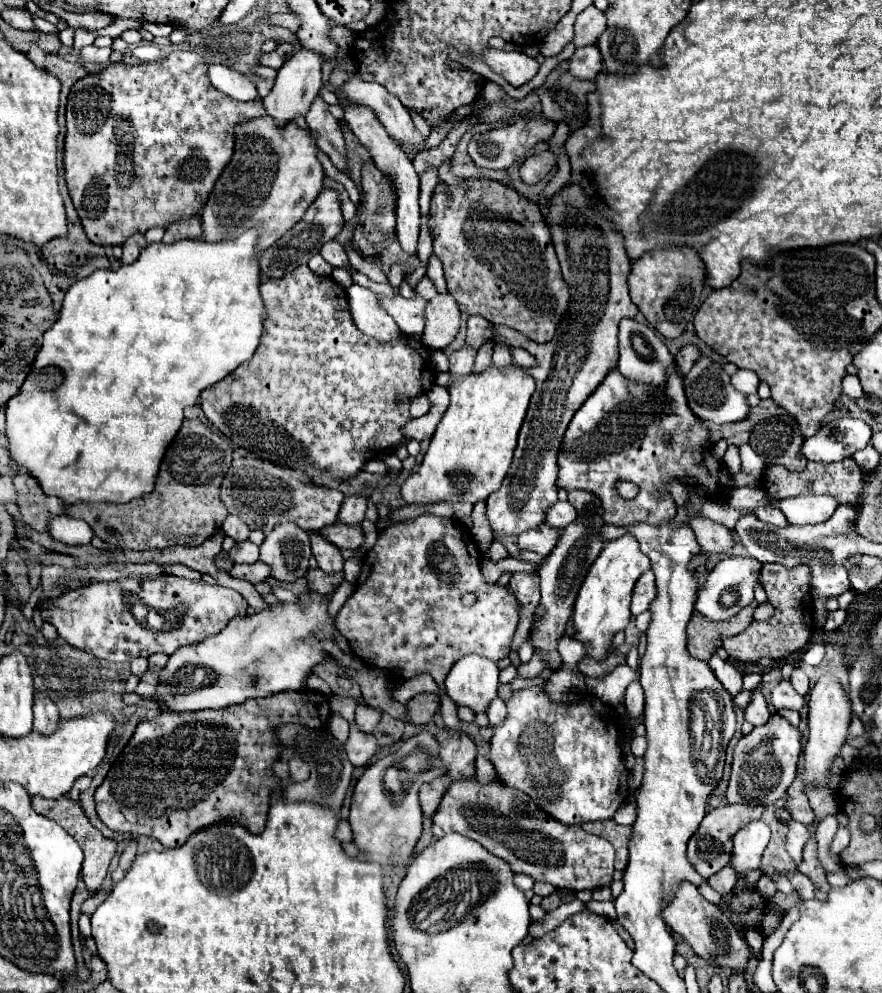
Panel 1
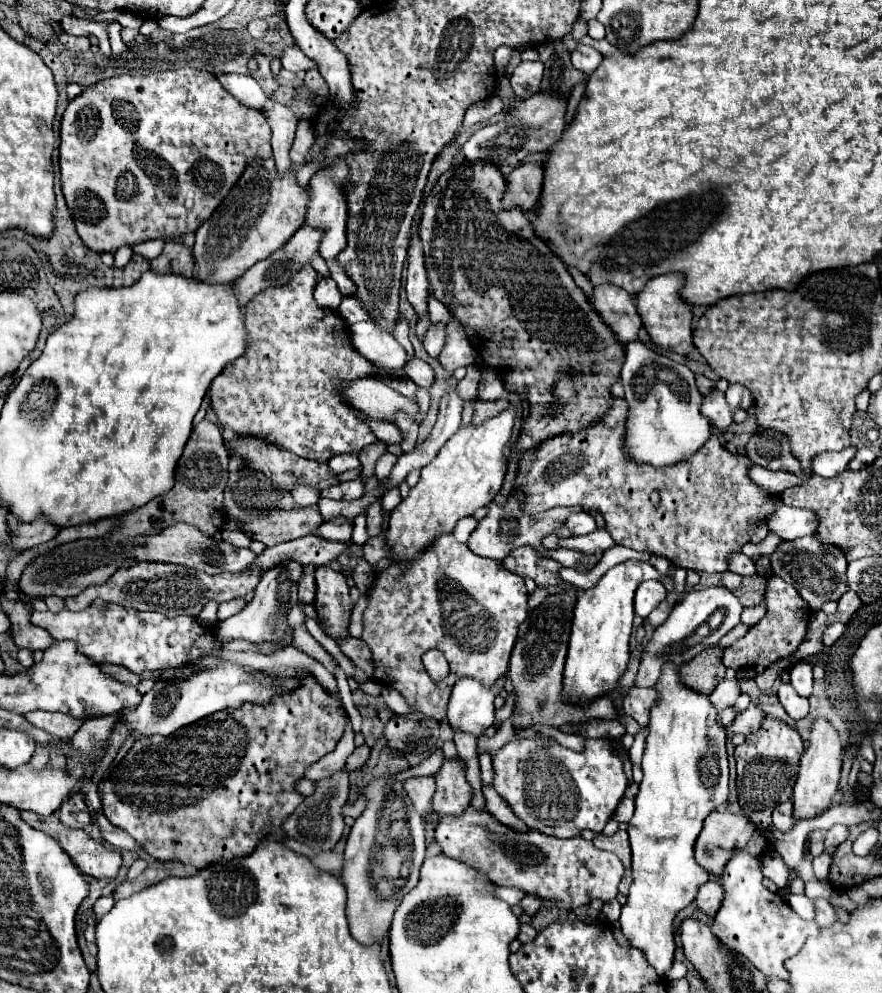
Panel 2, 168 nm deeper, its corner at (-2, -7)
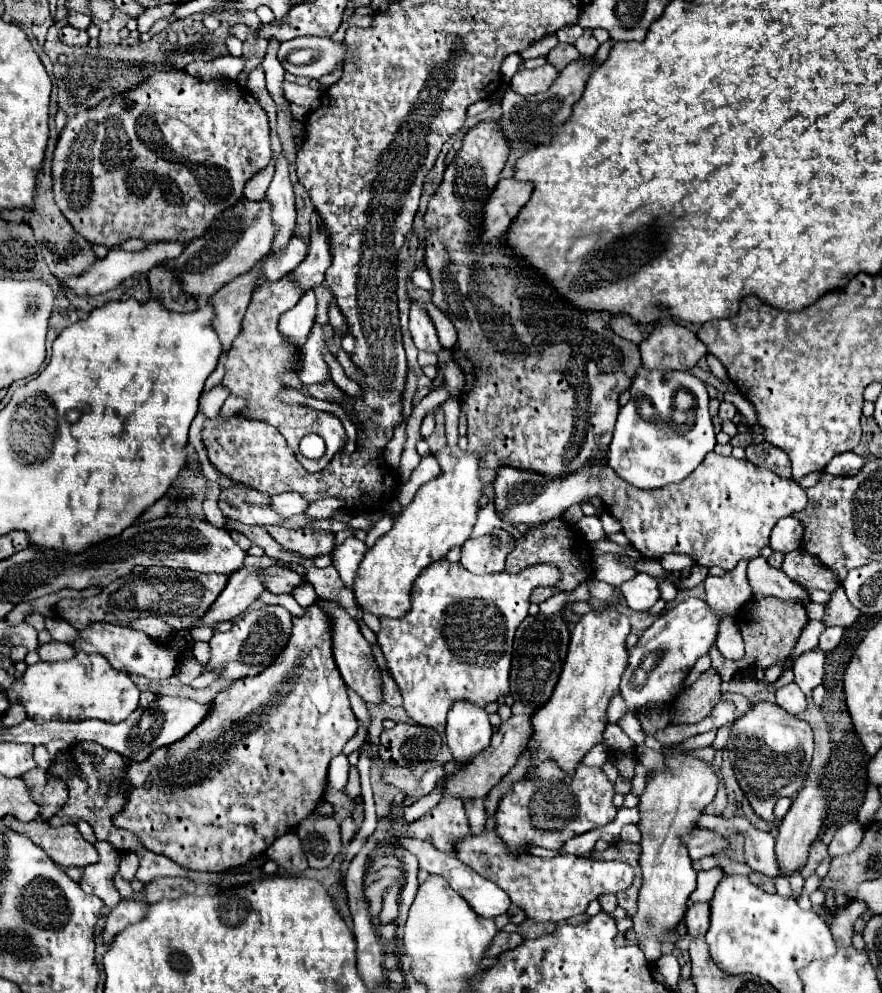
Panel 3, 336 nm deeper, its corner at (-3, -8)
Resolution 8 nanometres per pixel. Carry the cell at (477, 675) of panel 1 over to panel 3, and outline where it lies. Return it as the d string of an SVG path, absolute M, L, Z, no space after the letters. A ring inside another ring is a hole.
M459 700L447 716L447 746L457 764L469 762L473 756L483 752L491 744L489 714L475 706Z

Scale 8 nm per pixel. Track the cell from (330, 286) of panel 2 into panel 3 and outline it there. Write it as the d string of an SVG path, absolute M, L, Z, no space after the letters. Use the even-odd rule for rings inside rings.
M309 290L301 296L299 304L291 308L291 312L285 312L279 318L279 332L283 332L283 336L291 340L297 348L305 344L305 338L309 336L309 330L315 324L315 308L317 308L315 294L313 290Z

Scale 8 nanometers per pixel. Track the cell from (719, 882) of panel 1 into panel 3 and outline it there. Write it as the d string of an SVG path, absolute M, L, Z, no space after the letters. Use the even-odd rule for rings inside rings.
M693 904L685 912L685 924L689 936L705 936L709 928L709 906L707 904Z

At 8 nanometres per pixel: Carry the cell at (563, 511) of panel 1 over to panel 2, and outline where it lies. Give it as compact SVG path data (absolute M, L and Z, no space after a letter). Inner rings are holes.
M578 511L578 513L570 513L566 523L564 523L572 535L586 535L590 531L596 529L596 521L590 513L586 511Z

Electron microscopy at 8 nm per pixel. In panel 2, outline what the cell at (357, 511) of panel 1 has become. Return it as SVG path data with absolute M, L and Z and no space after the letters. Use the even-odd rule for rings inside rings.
M350 519L326 521L326 523L322 523L322 527L318 527L316 535L324 537L324 539L332 539L332 541L350 541L350 537L352 537L352 521Z

